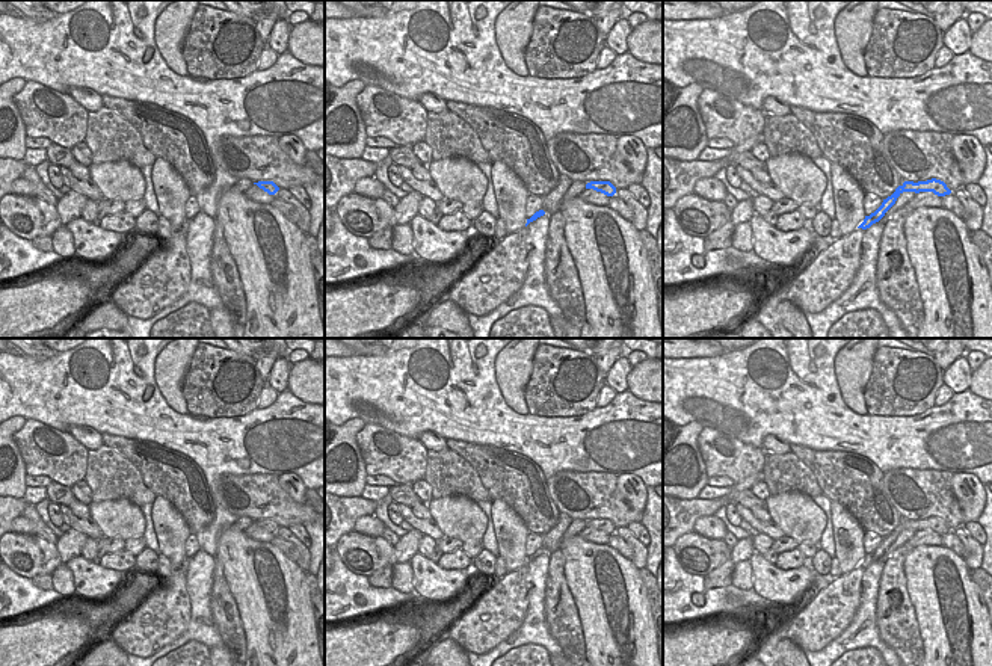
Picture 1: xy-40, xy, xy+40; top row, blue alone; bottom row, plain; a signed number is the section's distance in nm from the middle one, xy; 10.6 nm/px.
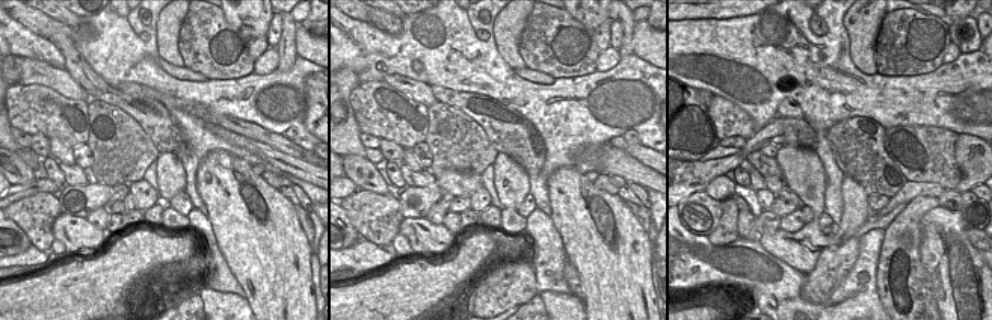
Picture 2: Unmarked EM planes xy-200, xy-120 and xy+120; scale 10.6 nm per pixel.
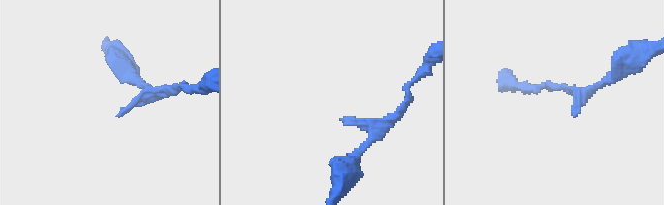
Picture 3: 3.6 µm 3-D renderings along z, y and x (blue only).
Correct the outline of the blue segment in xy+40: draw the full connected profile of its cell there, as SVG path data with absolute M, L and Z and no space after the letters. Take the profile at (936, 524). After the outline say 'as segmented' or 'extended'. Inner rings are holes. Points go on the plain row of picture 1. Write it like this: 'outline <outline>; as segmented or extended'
outline M941 518L904 520L895 530L883 538L882 544L865 554L864 560L850 572L829 580L812 601L787 627L787 639L803 651L820 651L836 639L852 622L861 603L861 581L864 571L895 542L903 530L933 530L938 535L950 533L951 529Z; extended

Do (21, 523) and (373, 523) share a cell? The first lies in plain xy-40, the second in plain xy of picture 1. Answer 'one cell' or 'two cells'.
one cell

